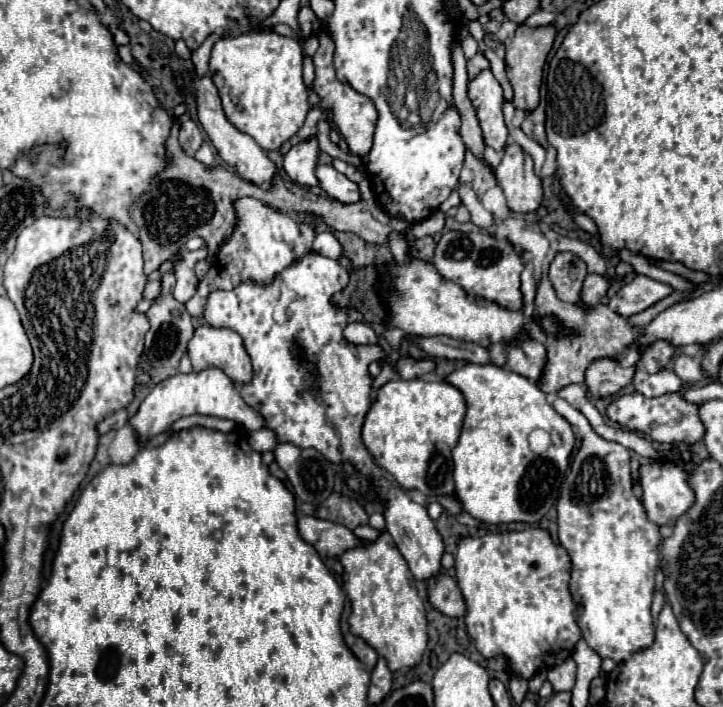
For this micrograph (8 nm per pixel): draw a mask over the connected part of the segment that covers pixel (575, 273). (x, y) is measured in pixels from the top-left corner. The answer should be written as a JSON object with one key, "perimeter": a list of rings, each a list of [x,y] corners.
{"perimeter":[[[571,252],[557,254],[549,270],[549,280],[561,300],[583,308],[591,308],[581,300],[581,288],[583,288],[585,276],[587,276],[585,262]]]}

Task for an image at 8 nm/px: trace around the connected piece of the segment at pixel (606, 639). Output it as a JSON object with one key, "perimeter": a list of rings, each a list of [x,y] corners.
{"perimeter":[[[555,398],[553,408],[583,436],[557,498],[557,540],[571,560],[569,592],[577,606],[575,618],[585,642],[601,658],[623,662],[629,654],[651,646],[655,638],[651,600],[663,538],[631,492],[629,450],[601,438],[589,420],[563,398]]]}

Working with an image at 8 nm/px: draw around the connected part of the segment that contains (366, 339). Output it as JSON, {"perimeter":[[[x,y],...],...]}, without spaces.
{"perimeter":[[[353,322],[353,324],[347,324],[345,330],[343,330],[345,338],[351,342],[351,344],[375,344],[377,342],[377,334],[361,324],[361,322]]]}

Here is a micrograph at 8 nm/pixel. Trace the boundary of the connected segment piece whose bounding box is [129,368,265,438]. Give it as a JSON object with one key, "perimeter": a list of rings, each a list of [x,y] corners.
{"perimeter":[[[209,368],[203,372],[191,372],[191,374],[175,374],[159,384],[155,384],[149,392],[149,396],[141,402],[137,412],[129,418],[129,426],[133,428],[135,436],[139,438],[151,438],[155,434],[165,432],[183,416],[191,414],[205,414],[205,416],[217,416],[237,422],[245,430],[259,430],[265,428],[265,422],[261,422],[261,416],[251,408],[245,406],[243,398],[237,392],[237,386],[217,368]]]}

